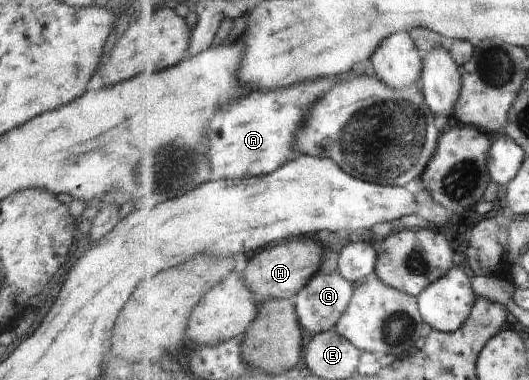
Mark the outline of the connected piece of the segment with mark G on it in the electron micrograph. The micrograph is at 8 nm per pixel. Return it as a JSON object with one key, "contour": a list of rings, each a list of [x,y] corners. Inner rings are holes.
{"contour":[[[316,275],[304,291],[292,299],[304,328],[318,334],[337,327],[356,295],[356,288],[343,275]]]}

